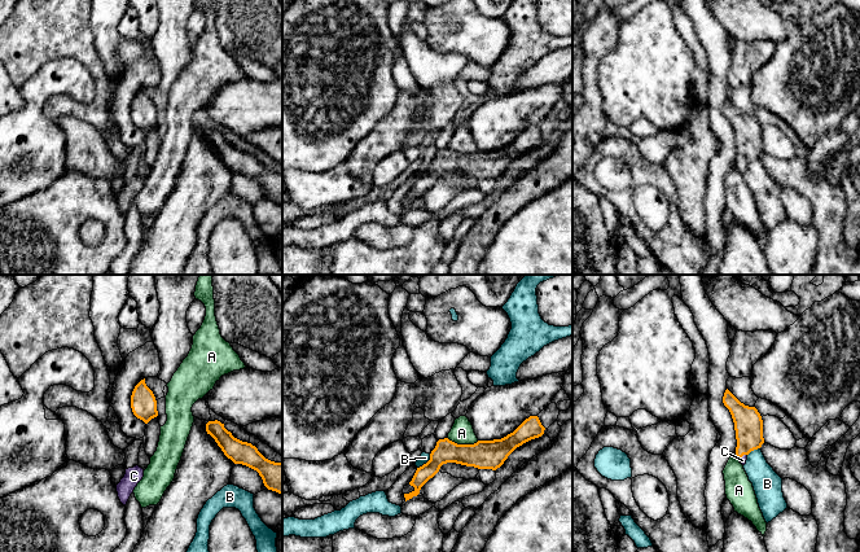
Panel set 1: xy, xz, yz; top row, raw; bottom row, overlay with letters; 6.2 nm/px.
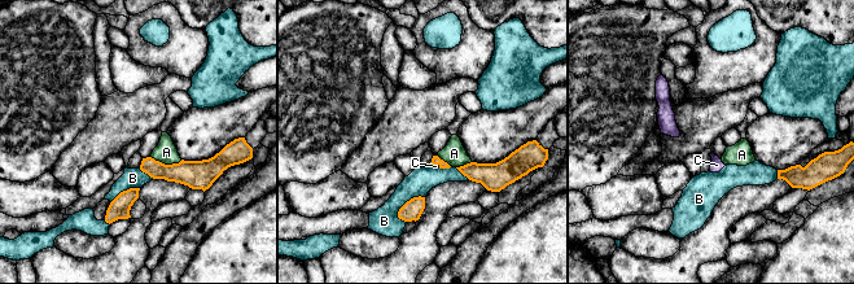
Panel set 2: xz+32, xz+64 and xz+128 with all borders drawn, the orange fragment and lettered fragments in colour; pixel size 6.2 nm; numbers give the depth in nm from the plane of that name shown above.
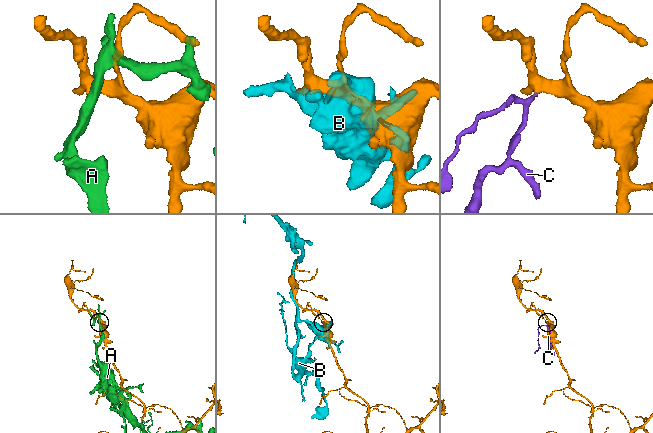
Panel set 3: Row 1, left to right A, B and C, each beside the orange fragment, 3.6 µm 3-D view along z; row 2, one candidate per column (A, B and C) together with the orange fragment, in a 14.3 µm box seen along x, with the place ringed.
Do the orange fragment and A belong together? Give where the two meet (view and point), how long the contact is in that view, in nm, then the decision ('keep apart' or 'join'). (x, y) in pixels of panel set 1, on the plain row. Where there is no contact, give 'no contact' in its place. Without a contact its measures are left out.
contact xz (463, 154); length 200 nm; keep apart

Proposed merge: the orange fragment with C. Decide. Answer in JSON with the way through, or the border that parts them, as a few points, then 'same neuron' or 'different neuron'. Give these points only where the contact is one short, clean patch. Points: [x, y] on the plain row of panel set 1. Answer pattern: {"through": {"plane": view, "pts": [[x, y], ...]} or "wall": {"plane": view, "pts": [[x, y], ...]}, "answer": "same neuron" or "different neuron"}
{"through": {"plane": "yz", "pts": [[747, 131], [747, 150], [742, 165], [742, 170]]}, "answer": "same neuron"}

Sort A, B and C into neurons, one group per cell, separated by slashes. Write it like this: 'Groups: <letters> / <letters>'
Groups: A / B / C

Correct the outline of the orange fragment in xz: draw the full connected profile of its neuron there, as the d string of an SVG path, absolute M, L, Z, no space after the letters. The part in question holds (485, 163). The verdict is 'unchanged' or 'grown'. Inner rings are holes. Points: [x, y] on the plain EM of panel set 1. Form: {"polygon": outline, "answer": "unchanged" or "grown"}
{"polygon": "M530 126L513 143L501 149L478 150L474 154L457 154L448 148L439 149L430 163L430 170L417 178L409 192L414 200L404 203L405 211L417 206L421 197L439 181L443 174L456 172L478 179L496 180L517 157L541 146L544 140L545 137L539 127Z", "answer": "unchanged"}

